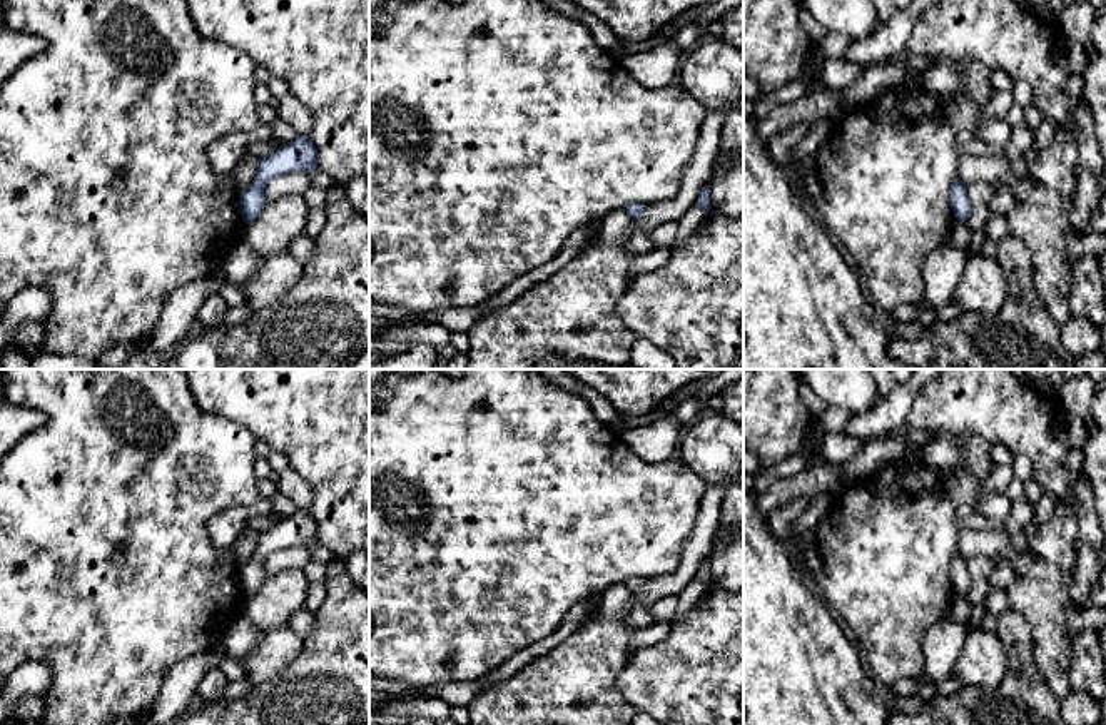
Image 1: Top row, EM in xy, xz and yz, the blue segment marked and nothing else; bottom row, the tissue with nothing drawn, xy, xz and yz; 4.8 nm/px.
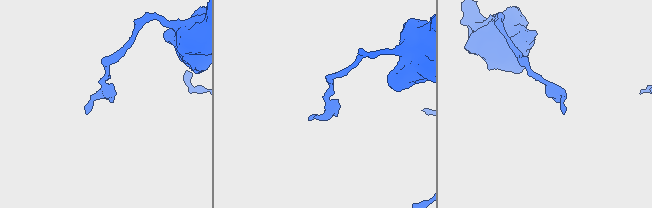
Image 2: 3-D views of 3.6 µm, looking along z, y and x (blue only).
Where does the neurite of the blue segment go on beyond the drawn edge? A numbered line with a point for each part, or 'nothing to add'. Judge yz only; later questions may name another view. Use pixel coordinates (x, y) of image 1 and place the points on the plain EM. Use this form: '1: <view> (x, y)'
nothing to add

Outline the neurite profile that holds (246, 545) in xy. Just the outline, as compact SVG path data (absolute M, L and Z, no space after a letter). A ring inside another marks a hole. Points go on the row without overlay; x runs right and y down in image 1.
M247 530L242 536L237 536L234 553L241 565L247 563L259 543L259 533L254 530Z

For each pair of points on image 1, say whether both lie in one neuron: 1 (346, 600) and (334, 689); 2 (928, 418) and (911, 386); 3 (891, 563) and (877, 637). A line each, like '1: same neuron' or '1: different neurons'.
1: same neuron
2: different neurons
3: same neuron

